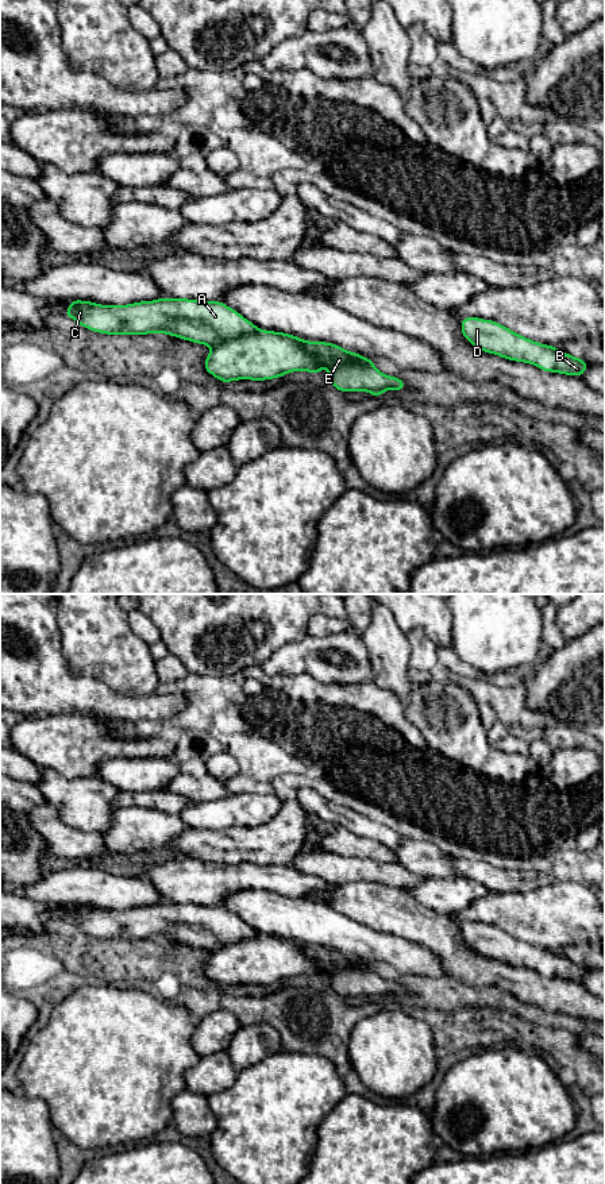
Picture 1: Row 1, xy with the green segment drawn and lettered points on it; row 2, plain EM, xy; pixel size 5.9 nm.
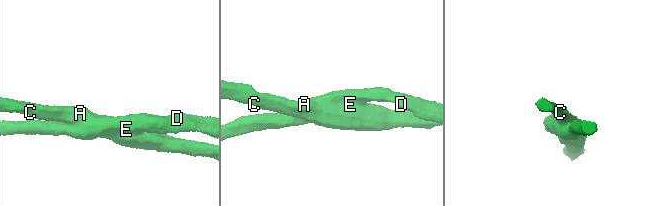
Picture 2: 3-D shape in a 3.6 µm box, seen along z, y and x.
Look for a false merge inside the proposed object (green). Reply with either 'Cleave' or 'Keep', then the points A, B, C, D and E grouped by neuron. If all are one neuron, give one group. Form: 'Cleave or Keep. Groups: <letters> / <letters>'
Cleave. Groups: A C E / B D

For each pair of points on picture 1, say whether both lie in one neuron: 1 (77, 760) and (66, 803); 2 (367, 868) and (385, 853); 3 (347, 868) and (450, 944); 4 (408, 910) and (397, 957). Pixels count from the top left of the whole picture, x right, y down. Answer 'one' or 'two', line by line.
1: two
2: two
3: two
4: two

